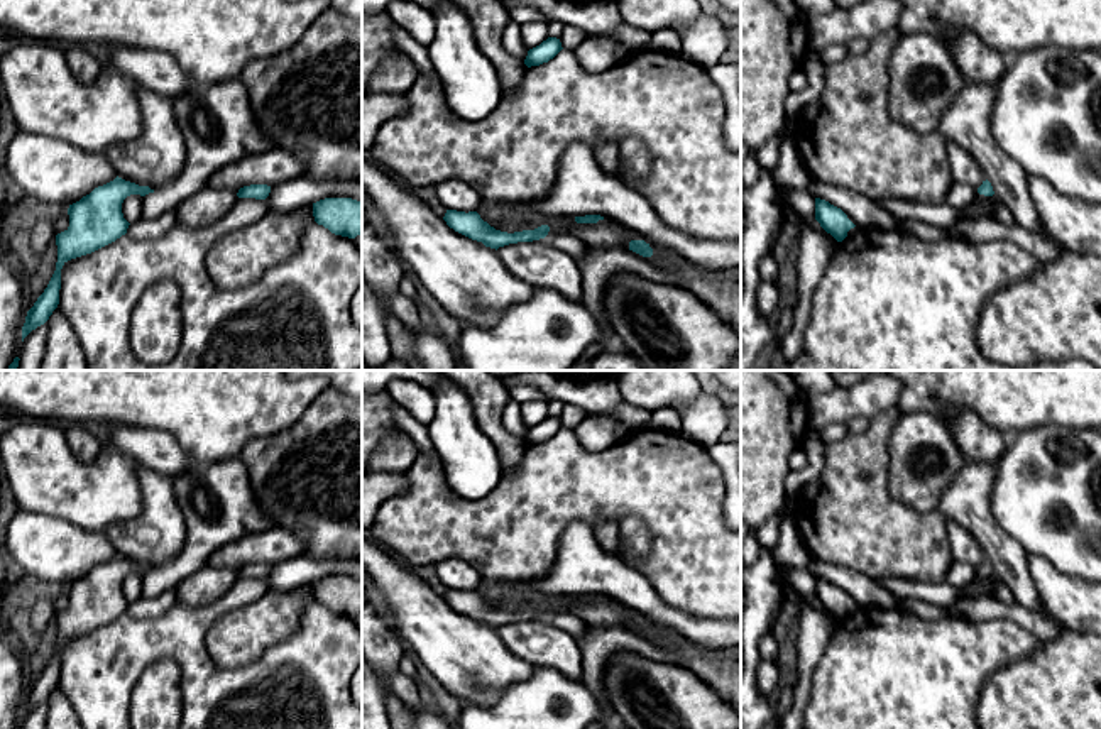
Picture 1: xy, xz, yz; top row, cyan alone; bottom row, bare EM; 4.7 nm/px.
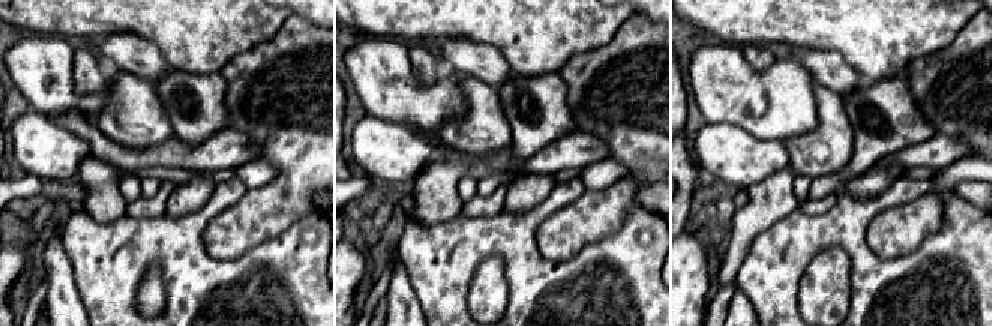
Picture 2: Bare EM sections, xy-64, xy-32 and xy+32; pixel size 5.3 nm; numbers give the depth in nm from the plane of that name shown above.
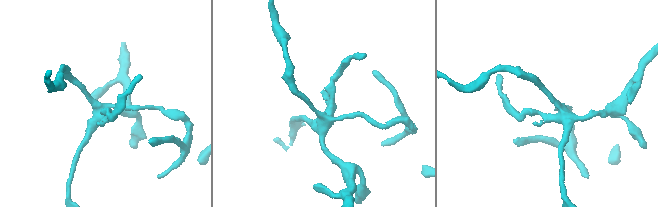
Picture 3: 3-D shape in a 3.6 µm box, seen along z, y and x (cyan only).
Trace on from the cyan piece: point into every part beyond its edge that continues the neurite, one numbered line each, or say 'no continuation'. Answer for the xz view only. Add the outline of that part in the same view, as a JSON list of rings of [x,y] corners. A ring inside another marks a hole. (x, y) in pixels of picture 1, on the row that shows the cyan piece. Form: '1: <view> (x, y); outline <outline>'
no continuation

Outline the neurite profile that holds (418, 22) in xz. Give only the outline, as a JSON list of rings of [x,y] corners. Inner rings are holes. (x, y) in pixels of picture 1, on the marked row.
[[[394,0],[386,12],[419,44],[428,46],[435,39],[435,15],[421,5],[409,0]]]

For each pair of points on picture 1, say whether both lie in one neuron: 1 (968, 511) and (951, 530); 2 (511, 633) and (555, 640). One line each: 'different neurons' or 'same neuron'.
1: different neurons
2: same neuron

